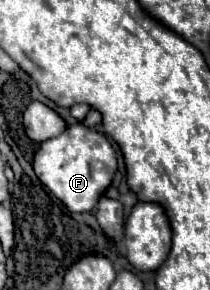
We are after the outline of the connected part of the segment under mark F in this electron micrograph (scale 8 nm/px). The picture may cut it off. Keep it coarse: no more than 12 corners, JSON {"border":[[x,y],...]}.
{"border":[[77,122],[41,144],[33,170],[69,212],[91,212],[117,152]]}

